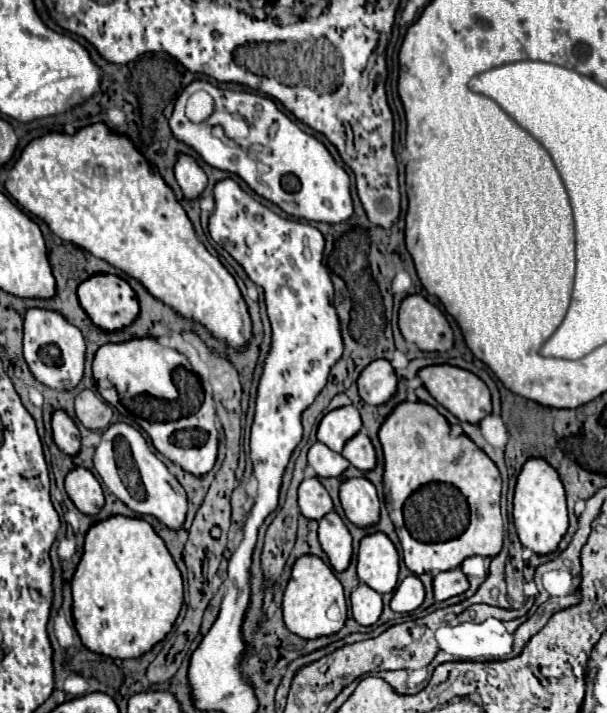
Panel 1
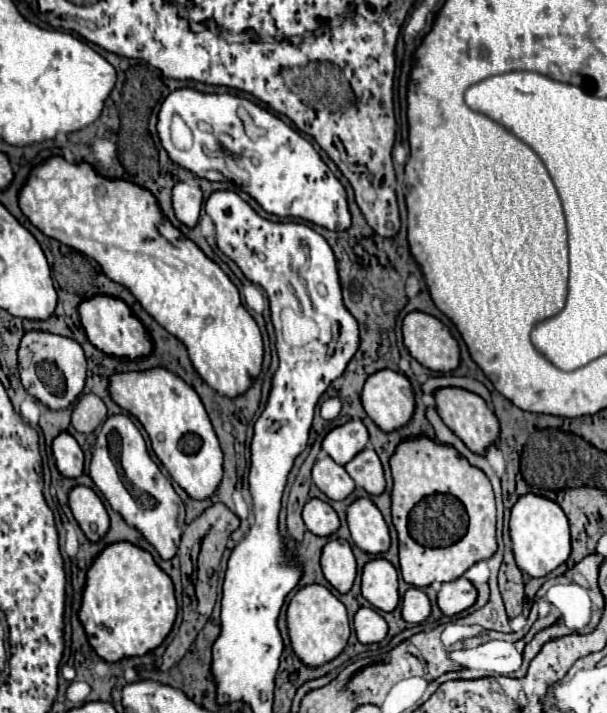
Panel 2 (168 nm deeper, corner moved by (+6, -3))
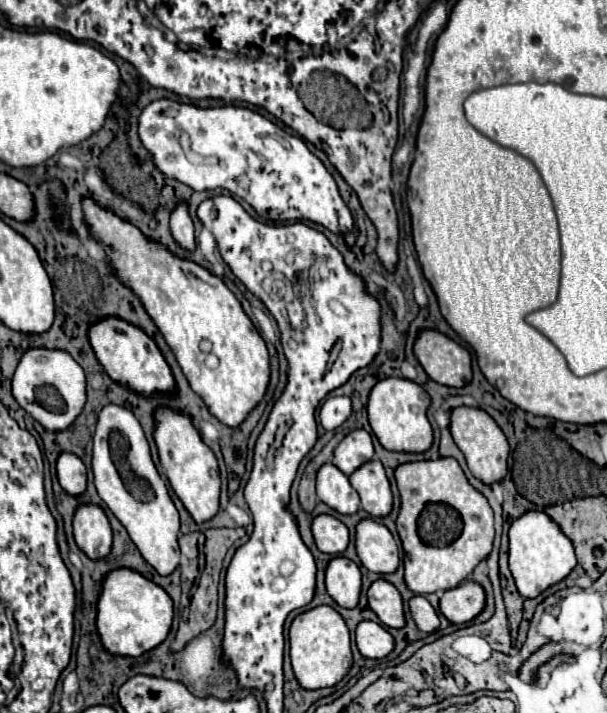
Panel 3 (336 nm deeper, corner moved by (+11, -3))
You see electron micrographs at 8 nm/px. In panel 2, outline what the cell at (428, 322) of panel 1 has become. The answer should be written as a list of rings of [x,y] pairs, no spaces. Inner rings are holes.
[[[410,312],[404,318],[402,334],[408,352],[422,366],[434,372],[452,372],[460,366],[460,346],[438,318]]]

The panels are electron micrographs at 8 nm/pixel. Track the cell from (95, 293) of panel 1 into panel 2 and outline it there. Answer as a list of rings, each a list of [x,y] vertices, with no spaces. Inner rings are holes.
[[[94,296],[90,300],[84,300],[80,304],[80,318],[82,318],[82,326],[86,330],[88,340],[108,356],[140,360],[140,358],[148,358],[154,350],[148,330],[138,322],[138,318],[132,314],[132,310],[118,298]]]

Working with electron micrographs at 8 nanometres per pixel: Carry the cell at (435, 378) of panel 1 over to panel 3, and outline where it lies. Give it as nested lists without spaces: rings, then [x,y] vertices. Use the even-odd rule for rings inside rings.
[[[457,406],[451,410],[451,424],[449,424],[451,436],[459,450],[467,458],[467,466],[473,472],[473,476],[481,478],[483,482],[491,484],[497,480],[503,480],[507,474],[507,456],[509,456],[509,444],[503,434],[503,430],[497,426],[497,422],[481,408],[473,406]]]

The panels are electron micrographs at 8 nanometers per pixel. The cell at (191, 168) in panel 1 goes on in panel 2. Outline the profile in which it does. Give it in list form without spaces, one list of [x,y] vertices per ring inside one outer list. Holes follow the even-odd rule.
[[[178,182],[172,190],[172,202],[176,218],[184,226],[194,228],[198,224],[198,214],[202,210],[202,190],[198,186]]]

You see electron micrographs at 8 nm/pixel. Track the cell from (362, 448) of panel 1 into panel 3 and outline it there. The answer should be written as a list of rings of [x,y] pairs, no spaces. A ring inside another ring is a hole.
[[[369,460],[349,476],[351,486],[359,492],[361,506],[375,518],[387,516],[391,512],[393,494],[389,480],[385,476],[383,464],[379,460]]]

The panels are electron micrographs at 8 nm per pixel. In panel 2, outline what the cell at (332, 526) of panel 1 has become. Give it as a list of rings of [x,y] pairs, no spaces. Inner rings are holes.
[[[330,540],[322,550],[322,570],[326,580],[340,592],[348,594],[356,580],[356,558],[346,540]]]

